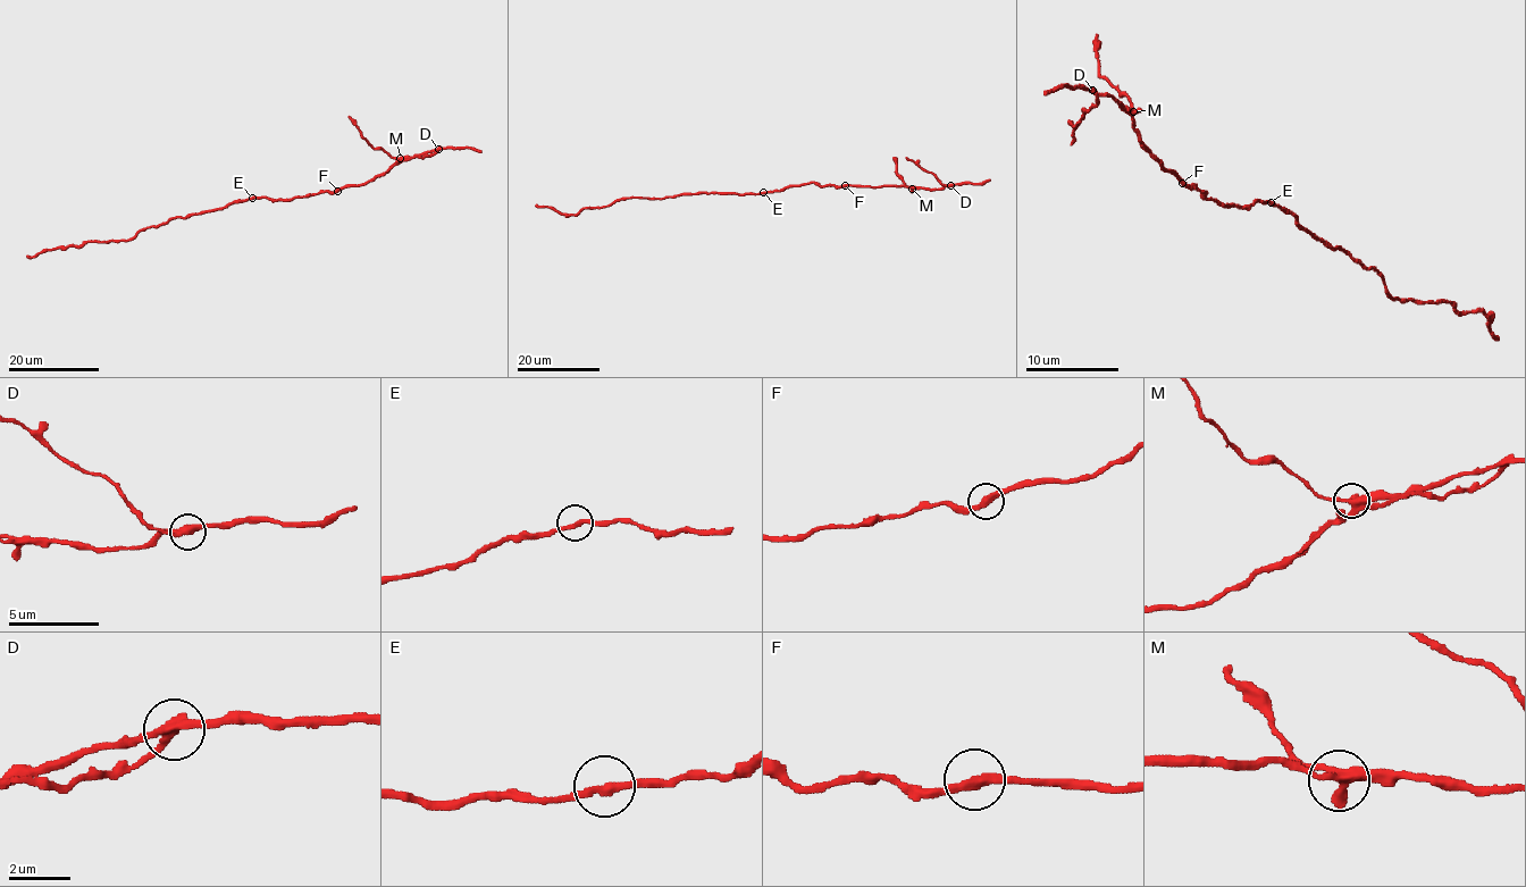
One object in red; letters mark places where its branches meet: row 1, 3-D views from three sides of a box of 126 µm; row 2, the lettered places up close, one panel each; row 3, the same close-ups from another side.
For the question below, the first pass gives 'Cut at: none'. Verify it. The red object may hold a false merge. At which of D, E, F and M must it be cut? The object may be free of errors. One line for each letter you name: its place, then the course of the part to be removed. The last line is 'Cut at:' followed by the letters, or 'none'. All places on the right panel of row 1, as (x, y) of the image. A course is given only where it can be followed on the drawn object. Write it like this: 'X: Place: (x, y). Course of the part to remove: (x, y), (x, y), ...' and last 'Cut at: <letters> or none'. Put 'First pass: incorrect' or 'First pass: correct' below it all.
D: Place: (1092, 90). Course of the part to remove: (1093, 91), (1097, 101), (1083, 110), (1086, 116), (1081, 116), (1071, 144)
Cut at: D
First pass: incorrect

